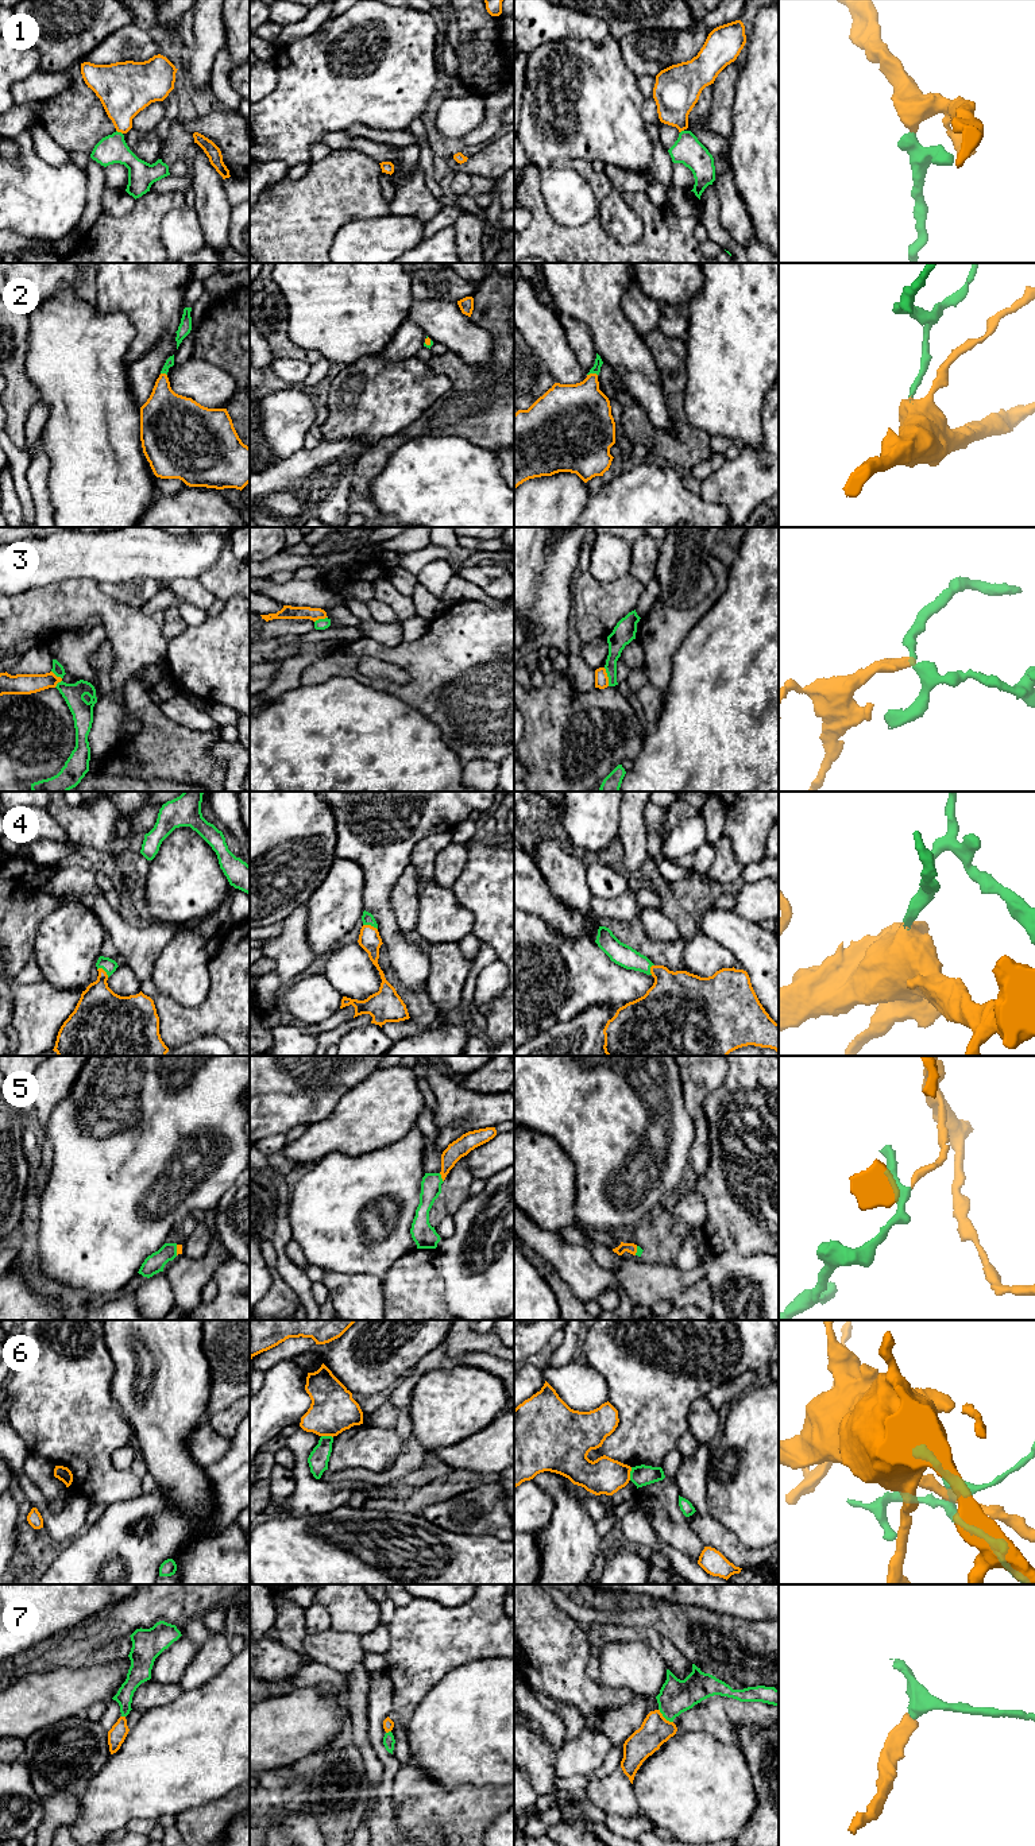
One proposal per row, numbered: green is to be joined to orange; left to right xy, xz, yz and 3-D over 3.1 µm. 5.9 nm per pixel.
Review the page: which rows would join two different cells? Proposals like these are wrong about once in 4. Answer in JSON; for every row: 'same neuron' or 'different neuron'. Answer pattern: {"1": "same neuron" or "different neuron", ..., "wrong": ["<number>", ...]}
{"1": "same neuron", "2": "same neuron", "3": "different neuron", "4": "same neuron", "5": "same neuron", "6": "different neuron", "7": "same neuron", "wrong": ["3", "6"]}

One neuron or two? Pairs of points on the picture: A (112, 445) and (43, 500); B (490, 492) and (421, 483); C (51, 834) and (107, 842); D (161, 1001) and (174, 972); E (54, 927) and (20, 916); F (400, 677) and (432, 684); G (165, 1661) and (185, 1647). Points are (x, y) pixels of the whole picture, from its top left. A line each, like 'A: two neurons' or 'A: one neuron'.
A: two neurons
B: one neuron
C: two neurons
D: two neurons
E: two neurons
F: two neurons
G: one neuron

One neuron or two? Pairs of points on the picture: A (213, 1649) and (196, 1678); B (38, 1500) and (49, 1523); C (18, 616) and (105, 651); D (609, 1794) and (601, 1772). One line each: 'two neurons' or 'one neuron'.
A: one neuron
B: one neuron
C: two neurons
D: two neurons

